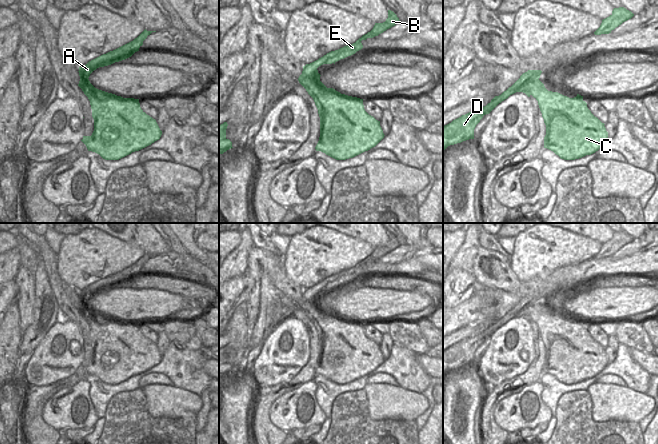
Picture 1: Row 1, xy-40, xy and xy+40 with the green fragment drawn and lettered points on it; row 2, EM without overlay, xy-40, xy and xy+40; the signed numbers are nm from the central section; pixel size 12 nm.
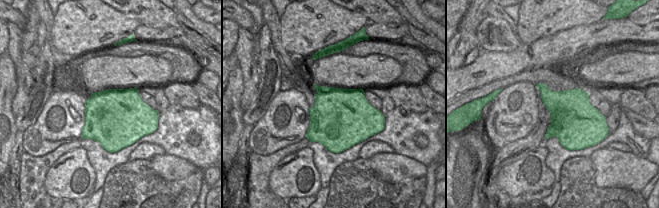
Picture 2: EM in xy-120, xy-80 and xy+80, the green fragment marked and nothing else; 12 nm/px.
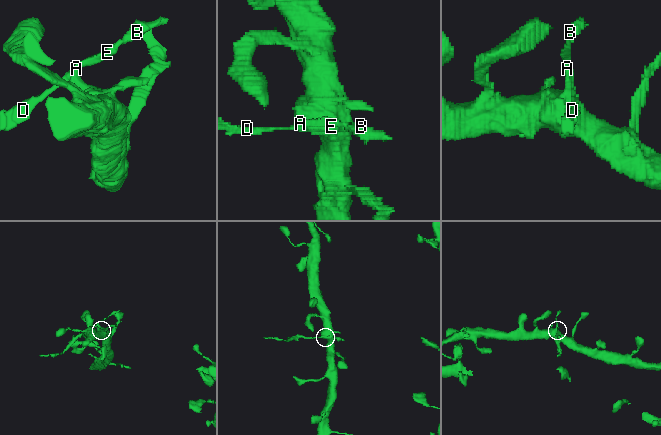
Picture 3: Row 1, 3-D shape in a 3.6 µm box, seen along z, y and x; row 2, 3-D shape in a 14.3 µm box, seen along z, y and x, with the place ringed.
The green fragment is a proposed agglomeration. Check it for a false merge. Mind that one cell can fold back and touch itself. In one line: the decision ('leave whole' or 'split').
split

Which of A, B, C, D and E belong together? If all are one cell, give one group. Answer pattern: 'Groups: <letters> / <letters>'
Groups: A B D E / C.

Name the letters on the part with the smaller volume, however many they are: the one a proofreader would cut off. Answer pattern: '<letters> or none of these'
A, B, D, E

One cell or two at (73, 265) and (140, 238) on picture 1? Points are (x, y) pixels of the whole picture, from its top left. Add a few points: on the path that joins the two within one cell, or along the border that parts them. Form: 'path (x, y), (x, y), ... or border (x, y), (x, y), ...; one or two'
border (107, 234), (136, 245), (145, 252); two

